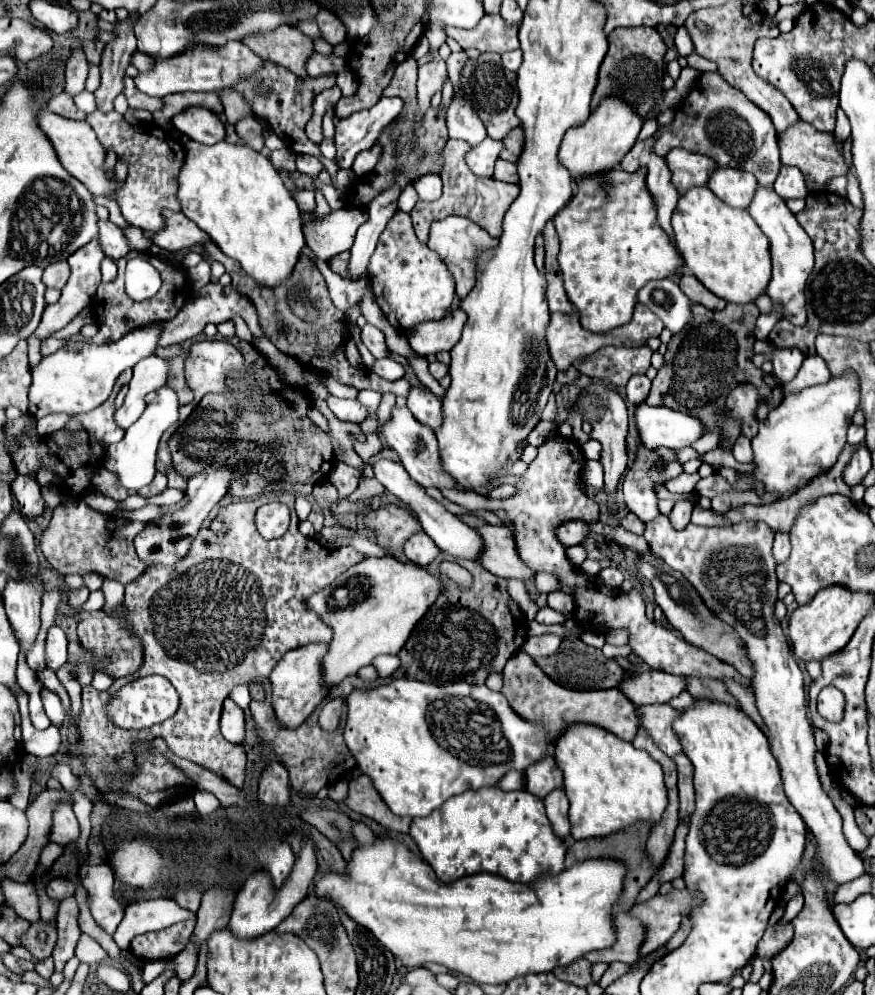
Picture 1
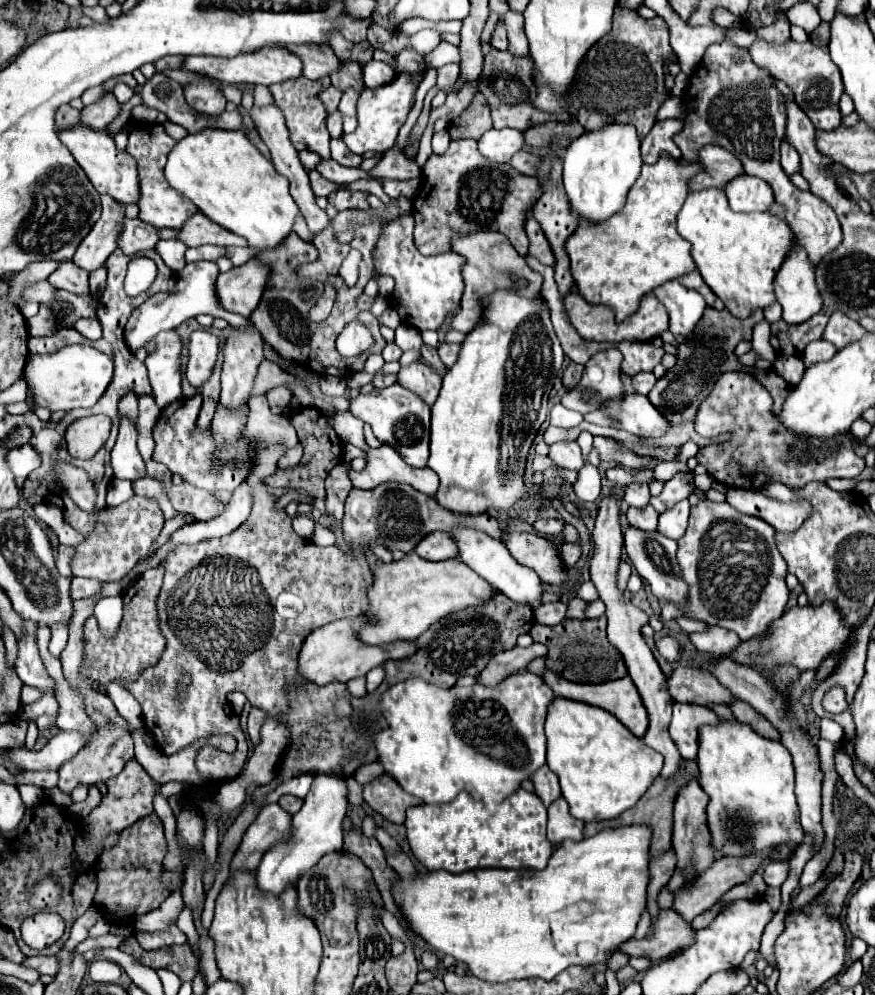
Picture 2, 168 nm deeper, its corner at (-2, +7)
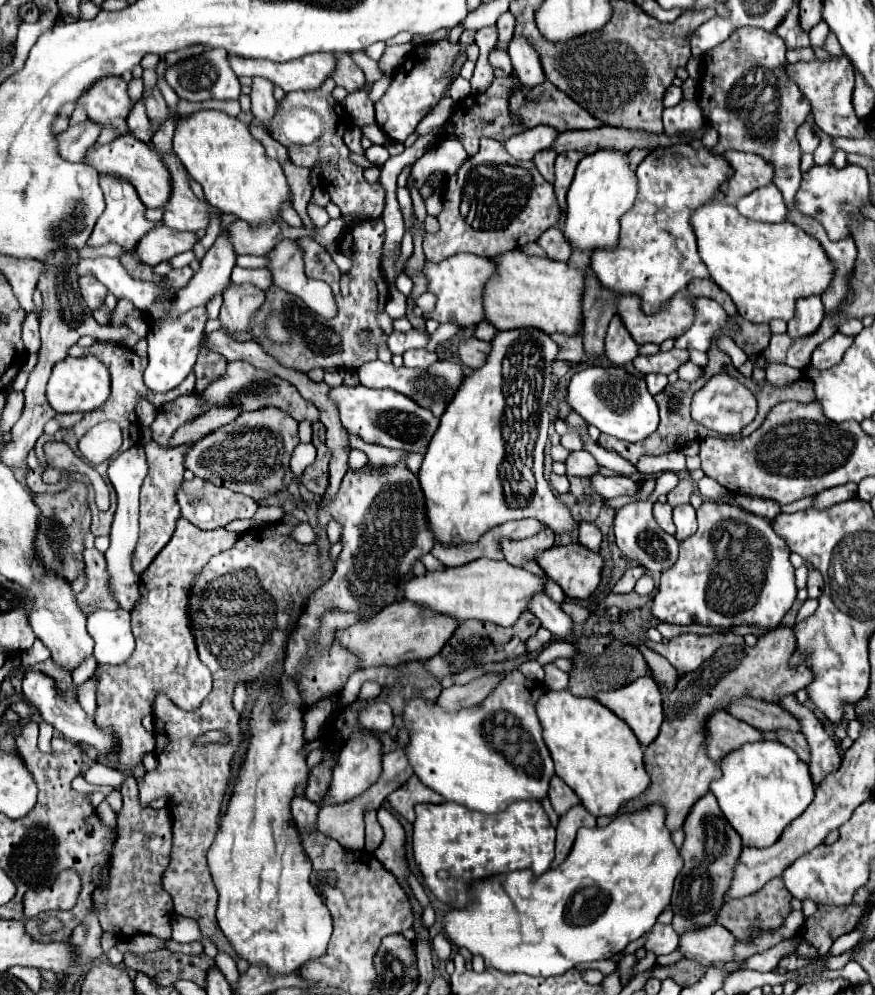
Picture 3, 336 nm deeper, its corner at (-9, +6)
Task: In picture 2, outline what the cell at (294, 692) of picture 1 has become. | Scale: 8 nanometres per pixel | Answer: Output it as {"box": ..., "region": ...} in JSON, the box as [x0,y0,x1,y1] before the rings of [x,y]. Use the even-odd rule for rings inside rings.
{"box":[299,616,417,686],"region":[[[363,616],[357,618],[343,618],[329,622],[317,630],[313,630],[299,650],[299,674],[307,682],[317,686],[325,686],[331,682],[349,682],[351,678],[365,676],[371,668],[385,664],[387,660],[401,660],[411,656],[417,646],[415,642],[393,642],[383,646],[367,646],[357,640],[357,630],[363,626]],[[379,660],[379,662],[377,662]]]}

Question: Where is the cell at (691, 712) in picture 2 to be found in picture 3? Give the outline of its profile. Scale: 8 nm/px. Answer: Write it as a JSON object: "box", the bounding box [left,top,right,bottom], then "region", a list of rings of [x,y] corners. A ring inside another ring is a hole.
{"box":[708,711,762,761],"region":[[[716,711],[708,723],[708,757],[714,761],[720,761],[728,753],[740,749],[746,743],[762,741],[762,733],[748,723],[734,719],[726,711]]]}

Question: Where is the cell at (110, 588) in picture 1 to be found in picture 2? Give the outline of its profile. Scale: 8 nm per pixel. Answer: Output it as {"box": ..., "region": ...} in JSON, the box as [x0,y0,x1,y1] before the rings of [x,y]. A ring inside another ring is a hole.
{"box":[95,596,123,638],"region":[[[113,596],[113,598],[101,598],[95,606],[95,616],[97,616],[97,622],[103,630],[103,634],[107,638],[115,636],[117,632],[117,626],[121,622],[121,616],[123,616],[123,602],[121,602],[121,596]]]}

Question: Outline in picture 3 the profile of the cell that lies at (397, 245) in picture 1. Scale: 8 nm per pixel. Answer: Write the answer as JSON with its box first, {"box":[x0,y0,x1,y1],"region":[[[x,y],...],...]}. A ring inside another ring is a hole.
{"box":[424,253,494,327],"region":[[[462,253],[452,255],[450,259],[444,259],[440,263],[426,261],[424,271],[430,279],[428,291],[438,297],[436,309],[428,315],[430,319],[436,319],[438,323],[458,323],[460,327],[476,327],[480,321],[484,321],[482,285],[486,285],[486,279],[490,279],[490,275],[494,275],[492,259]]]}

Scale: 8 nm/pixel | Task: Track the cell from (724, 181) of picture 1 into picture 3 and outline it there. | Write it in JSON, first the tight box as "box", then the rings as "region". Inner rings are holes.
{"box":[736,185,788,223],"region":[[[766,185],[752,191],[736,203],[736,209],[748,219],[764,223],[782,223],[788,215],[786,203],[776,185]]]}

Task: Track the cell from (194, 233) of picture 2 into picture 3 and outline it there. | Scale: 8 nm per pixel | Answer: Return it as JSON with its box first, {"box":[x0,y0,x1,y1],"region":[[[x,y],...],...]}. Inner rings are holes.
{"box":[226,221,280,255],"region":[[[236,221],[226,231],[232,233],[232,243],[238,255],[268,255],[280,241],[278,223],[270,223],[270,227],[246,227],[246,223]]]}

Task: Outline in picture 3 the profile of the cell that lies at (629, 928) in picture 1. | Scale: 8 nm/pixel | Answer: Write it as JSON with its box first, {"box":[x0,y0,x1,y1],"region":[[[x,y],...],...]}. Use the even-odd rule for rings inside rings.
{"box":[680,923,734,967],"region":[[[714,923],[698,931],[688,931],[680,937],[680,949],[688,959],[694,959],[706,967],[714,963],[734,961],[734,935],[722,925]]]}

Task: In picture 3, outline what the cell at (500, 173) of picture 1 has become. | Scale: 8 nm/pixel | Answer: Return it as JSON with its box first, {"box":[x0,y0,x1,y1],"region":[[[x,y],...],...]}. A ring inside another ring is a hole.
{"box":[534,149,556,183],"region":[[[546,149],[534,157],[538,171],[542,173],[544,179],[548,179],[548,183],[554,183],[554,161],[556,161],[556,151],[550,151],[550,149]]]}

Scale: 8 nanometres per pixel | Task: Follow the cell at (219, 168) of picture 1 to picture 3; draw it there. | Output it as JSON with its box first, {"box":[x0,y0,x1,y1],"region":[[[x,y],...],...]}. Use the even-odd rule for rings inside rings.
{"box":[174,111,290,227],"region":[[[196,111],[188,117],[178,117],[174,133],[174,151],[184,163],[186,171],[204,187],[206,201],[212,207],[220,209],[222,213],[232,213],[254,227],[264,221],[274,221],[274,217],[280,213],[280,205],[284,201],[290,201],[290,187],[286,183],[280,163],[266,155],[264,145],[254,139],[248,125],[236,117],[230,117],[222,111]]]}

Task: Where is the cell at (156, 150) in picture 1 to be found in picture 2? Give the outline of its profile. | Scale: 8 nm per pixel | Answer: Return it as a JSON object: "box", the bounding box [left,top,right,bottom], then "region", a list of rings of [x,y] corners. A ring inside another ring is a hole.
{"box":[125,124,197,228],"region":[[[127,124],[125,130],[129,132],[129,152],[135,154],[137,172],[139,172],[139,188],[141,188],[141,196],[137,202],[139,218],[155,228],[181,228],[185,224],[185,220],[197,212],[197,208],[193,206],[193,202],[181,198],[169,186],[169,182],[163,174],[167,156],[171,152],[171,148],[177,144],[177,140],[173,140],[161,124],[153,124],[151,130],[141,124],[135,124],[135,126]]]}

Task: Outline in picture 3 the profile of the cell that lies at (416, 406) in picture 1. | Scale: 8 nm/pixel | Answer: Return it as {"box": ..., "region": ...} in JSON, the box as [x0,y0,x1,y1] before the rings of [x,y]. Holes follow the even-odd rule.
{"box":[404,349,436,369],"region":[[[410,349],[404,353],[404,365],[406,367],[420,367],[420,369],[426,369],[428,365],[434,363],[436,353],[430,353],[426,349]]]}

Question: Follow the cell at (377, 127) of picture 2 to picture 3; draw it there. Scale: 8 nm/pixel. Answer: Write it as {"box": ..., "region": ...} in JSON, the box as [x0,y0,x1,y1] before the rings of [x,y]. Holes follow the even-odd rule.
{"box":[376,39,462,143],"region":[[[448,39],[434,41],[428,45],[418,45],[410,57],[396,69],[392,83],[384,97],[376,103],[376,123],[394,141],[404,143],[408,135],[414,133],[416,125],[426,117],[426,113],[438,105],[444,91],[452,79],[452,67],[456,57],[462,53],[460,43],[450,43]]]}

